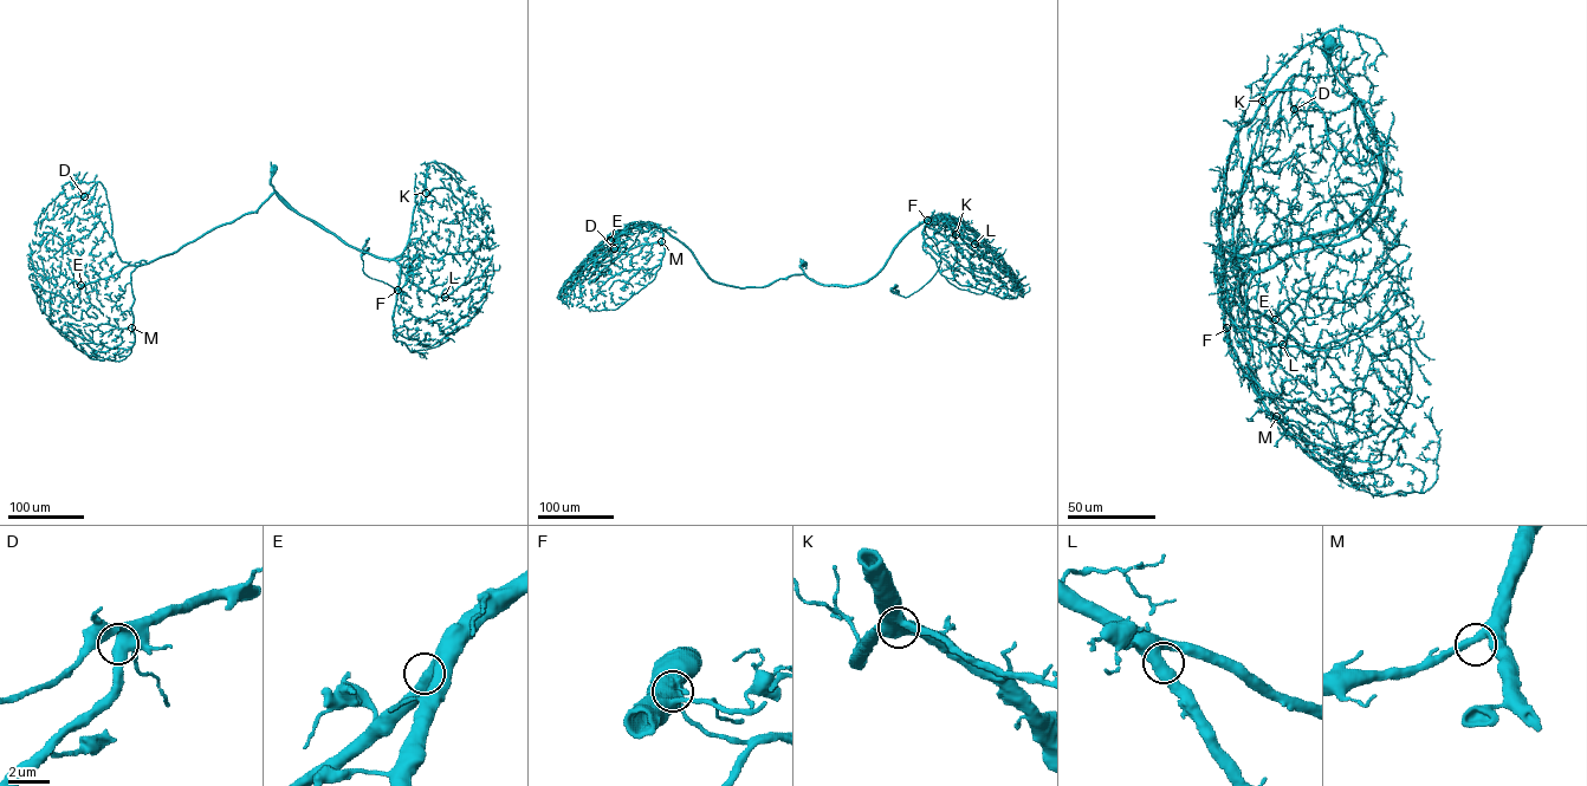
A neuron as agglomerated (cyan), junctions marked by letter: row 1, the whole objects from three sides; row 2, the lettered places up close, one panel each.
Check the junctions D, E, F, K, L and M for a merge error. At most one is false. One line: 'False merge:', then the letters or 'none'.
False merge: F

